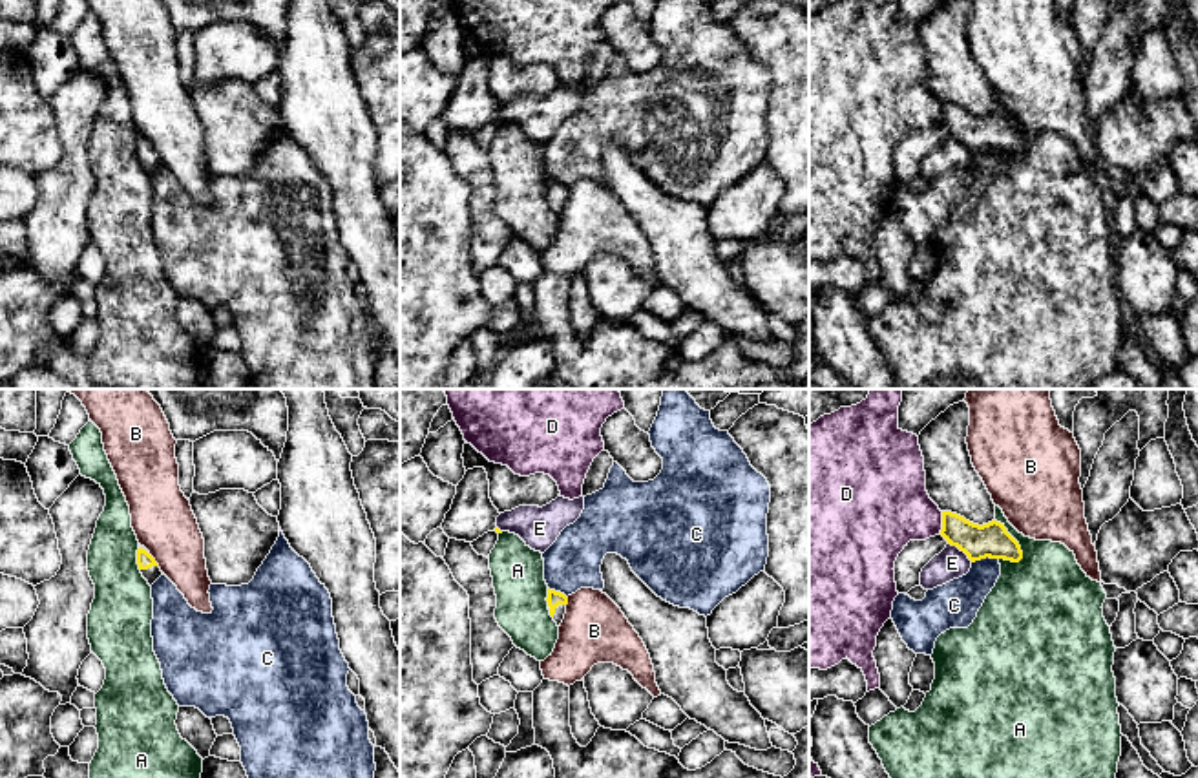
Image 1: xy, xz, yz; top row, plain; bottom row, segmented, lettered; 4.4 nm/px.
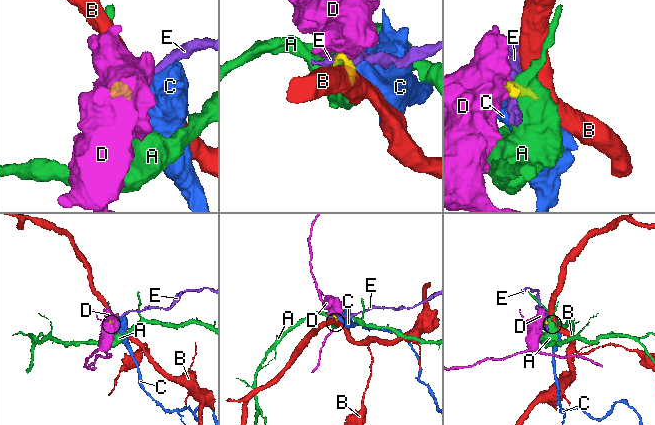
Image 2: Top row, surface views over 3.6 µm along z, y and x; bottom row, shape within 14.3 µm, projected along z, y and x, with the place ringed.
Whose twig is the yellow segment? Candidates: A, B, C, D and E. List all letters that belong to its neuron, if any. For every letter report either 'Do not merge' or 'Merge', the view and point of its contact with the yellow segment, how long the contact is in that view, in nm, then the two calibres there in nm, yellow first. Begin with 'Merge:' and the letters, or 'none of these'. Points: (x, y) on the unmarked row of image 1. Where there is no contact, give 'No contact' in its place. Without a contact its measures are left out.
Merge: none of these
A: Do not merge. Touches yellow at yz (1019, 139). Shared border 150 nm. Thickness 150 nm (yellow) against 400 nm
B: Do not merge. Touches yellow at xy (154, 150). Shared border 80 nm. Thickness 70 nm (yellow) against 280 nm
C: Do not merge. Touches yellow at yz (985, 148). Shared border 120 nm. Thickness 150 nm (yellow) against 200 nm
D: Do not merge. Touches yellow at yz (943, 114). Shared border 110 nm. Thickness 150 nm (yellow) against 360 nm
E: Do not merge. Touches yellow at yz (961, 141). Shared border 140 nm. Thickness 150 nm (yellow) against 140 nm

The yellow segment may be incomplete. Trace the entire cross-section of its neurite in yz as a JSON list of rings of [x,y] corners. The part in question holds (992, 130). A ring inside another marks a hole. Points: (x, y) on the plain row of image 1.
[[[942,102],[941,126],[964,142],[972,153],[986,148],[1012,153],[1023,150],[1019,133],[997,111],[979,117],[957,104]]]

